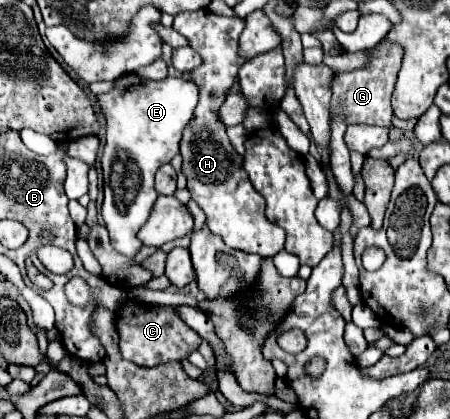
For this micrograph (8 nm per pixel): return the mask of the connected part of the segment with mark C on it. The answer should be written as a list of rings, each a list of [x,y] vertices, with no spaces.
[[[127,297],[121,309],[117,311],[115,325],[121,337],[119,339],[121,357],[127,361],[133,361],[135,365],[143,365],[143,367],[153,367],[165,361],[187,359],[201,343],[201,337],[189,325],[185,325],[179,317],[175,317],[171,307],[157,305],[155,309],[151,309],[151,305],[143,305],[131,297]]]

